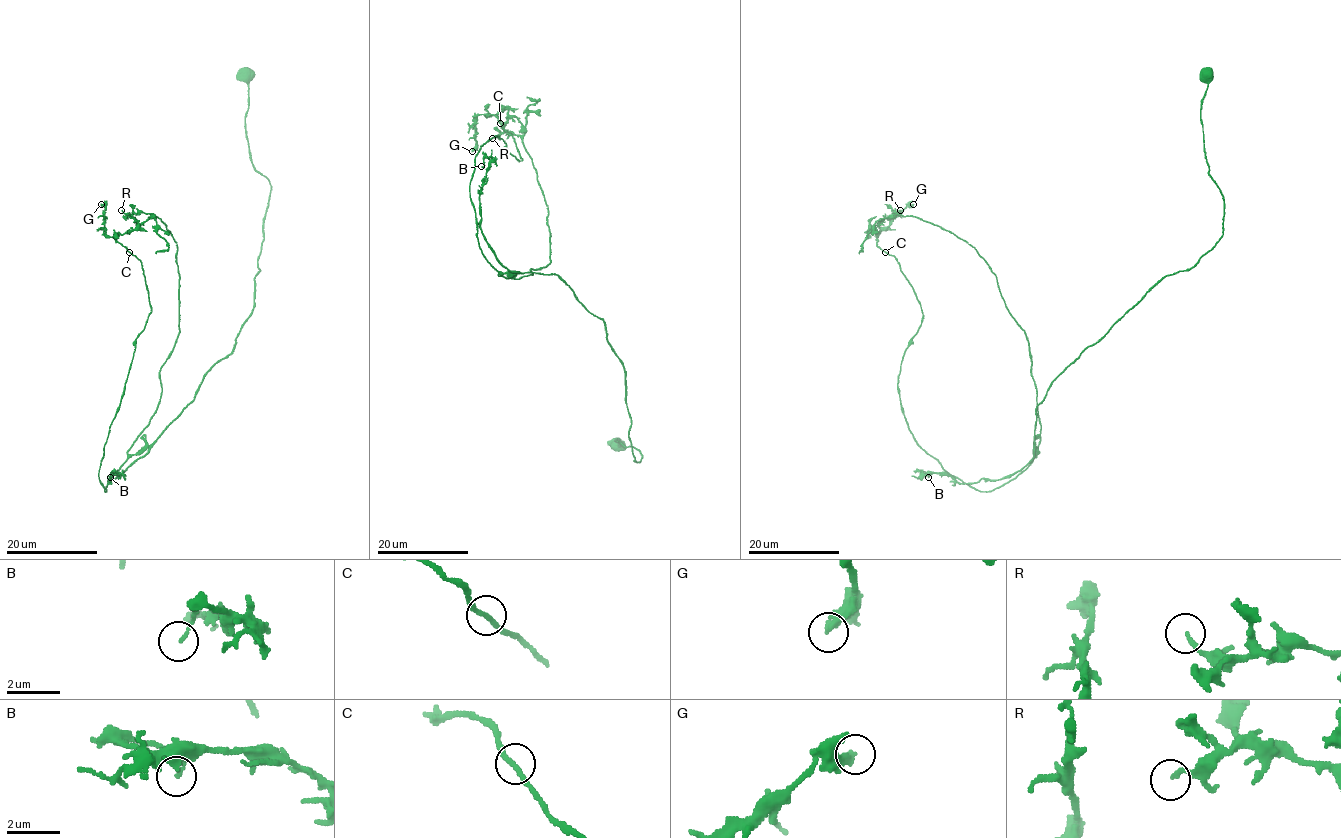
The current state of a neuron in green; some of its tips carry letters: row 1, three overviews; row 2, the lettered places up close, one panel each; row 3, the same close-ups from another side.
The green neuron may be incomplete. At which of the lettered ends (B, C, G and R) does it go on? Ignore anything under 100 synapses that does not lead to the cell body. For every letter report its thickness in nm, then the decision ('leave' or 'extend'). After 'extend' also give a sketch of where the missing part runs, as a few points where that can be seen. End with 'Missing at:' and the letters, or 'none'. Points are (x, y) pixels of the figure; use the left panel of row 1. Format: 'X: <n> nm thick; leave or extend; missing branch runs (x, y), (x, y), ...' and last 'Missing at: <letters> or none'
B: 130 nm thick; leave
C: 170 nm thick; leave
G: 280 nm thick; leave
R: 150 nm thick; leave
Missing at: none

